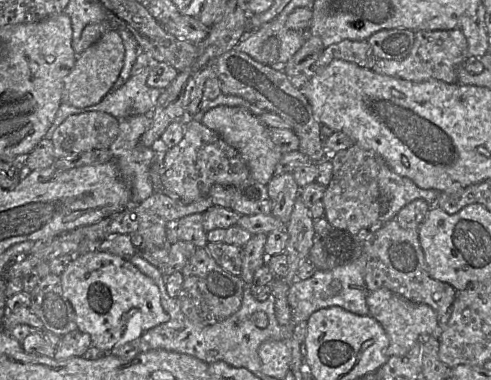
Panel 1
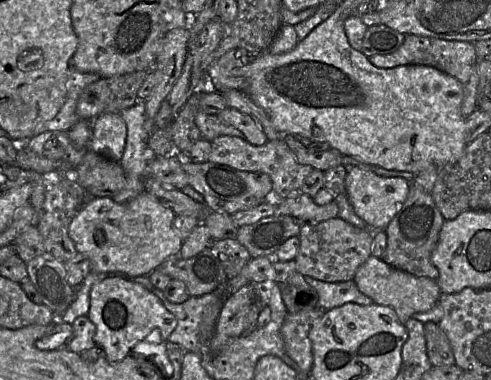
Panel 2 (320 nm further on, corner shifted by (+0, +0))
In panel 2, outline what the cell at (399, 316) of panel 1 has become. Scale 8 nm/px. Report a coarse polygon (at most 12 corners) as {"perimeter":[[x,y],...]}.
{"perimeter":[[370,255],[353,278],[373,303],[401,323],[429,311],[442,293],[435,280]]}

